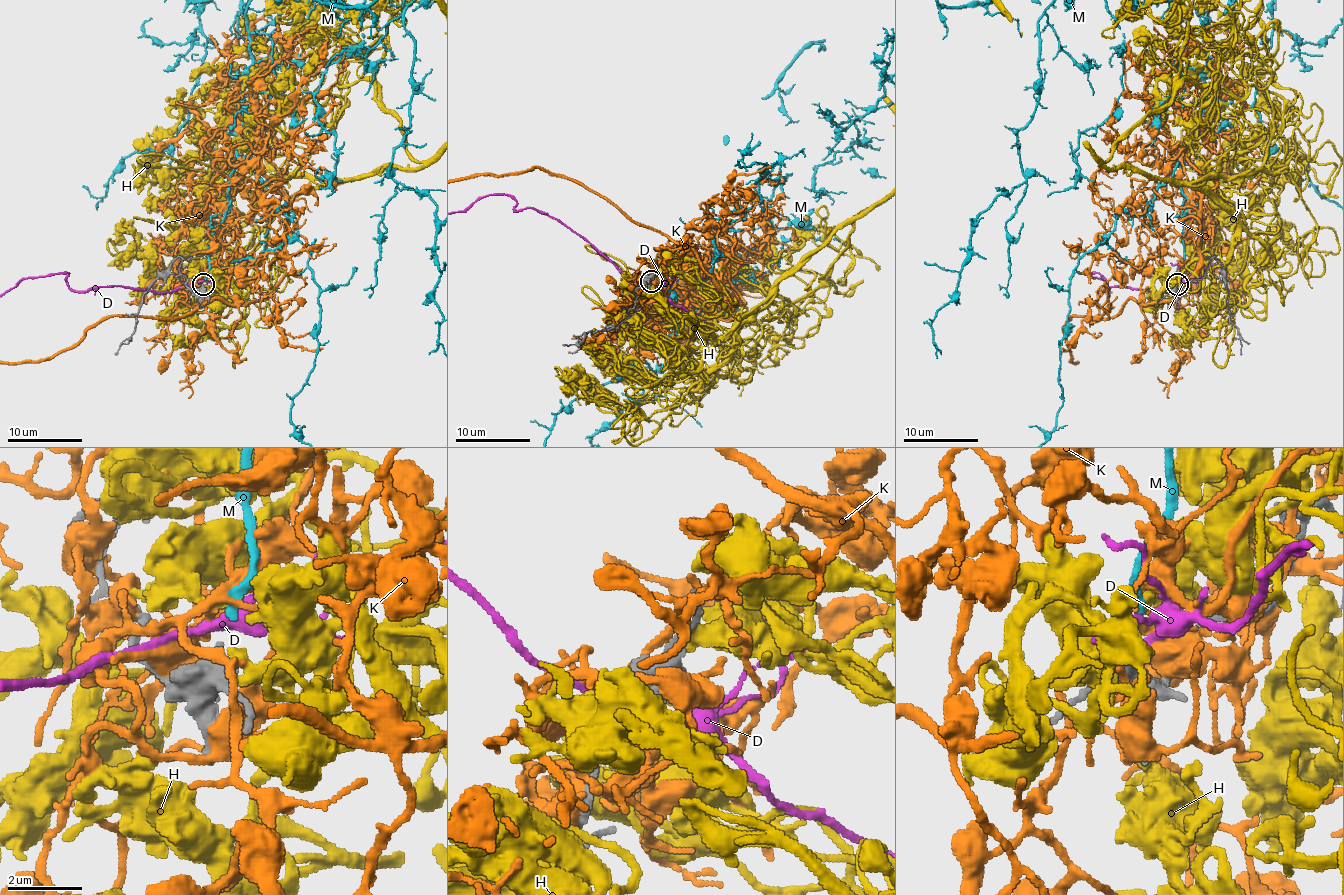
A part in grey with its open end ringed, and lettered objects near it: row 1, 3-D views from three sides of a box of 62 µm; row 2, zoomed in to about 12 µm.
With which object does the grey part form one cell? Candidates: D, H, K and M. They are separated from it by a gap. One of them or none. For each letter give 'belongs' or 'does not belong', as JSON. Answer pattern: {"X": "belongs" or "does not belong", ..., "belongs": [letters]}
{"D": "does not belong", "H": "does not belong", "K": "does not belong", "M": "belongs", "belongs": ["M"]}

